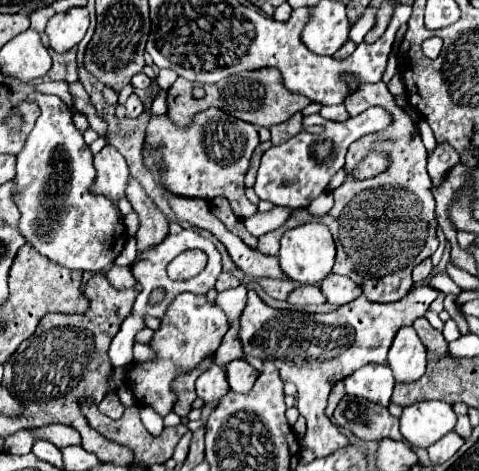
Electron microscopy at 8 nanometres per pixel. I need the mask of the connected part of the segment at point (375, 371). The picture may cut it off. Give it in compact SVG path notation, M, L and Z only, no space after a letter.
M364 365L350 377L346 377L346 393L356 397L366 397L372 403L388 407L394 387L394 377L390 367L384 365Z

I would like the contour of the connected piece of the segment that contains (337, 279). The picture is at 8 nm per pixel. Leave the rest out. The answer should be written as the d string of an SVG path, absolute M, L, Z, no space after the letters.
M330 273L320 283L320 289L326 295L328 303L332 303L332 305L344 305L362 295L362 289L352 279L346 279L346 277L334 275L334 273Z

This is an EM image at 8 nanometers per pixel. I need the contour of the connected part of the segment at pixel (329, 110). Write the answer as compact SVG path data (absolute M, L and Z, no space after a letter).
M342 103L342 105L322 107L322 109L320 109L320 115L322 115L324 119L330 119L330 121L346 121L346 119L350 117L348 111L346 111L346 107L344 107L344 103Z

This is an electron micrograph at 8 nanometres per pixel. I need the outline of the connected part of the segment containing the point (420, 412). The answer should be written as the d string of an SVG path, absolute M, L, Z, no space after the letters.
M420 401L404 409L400 431L410 445L430 447L456 425L456 413L446 401Z

